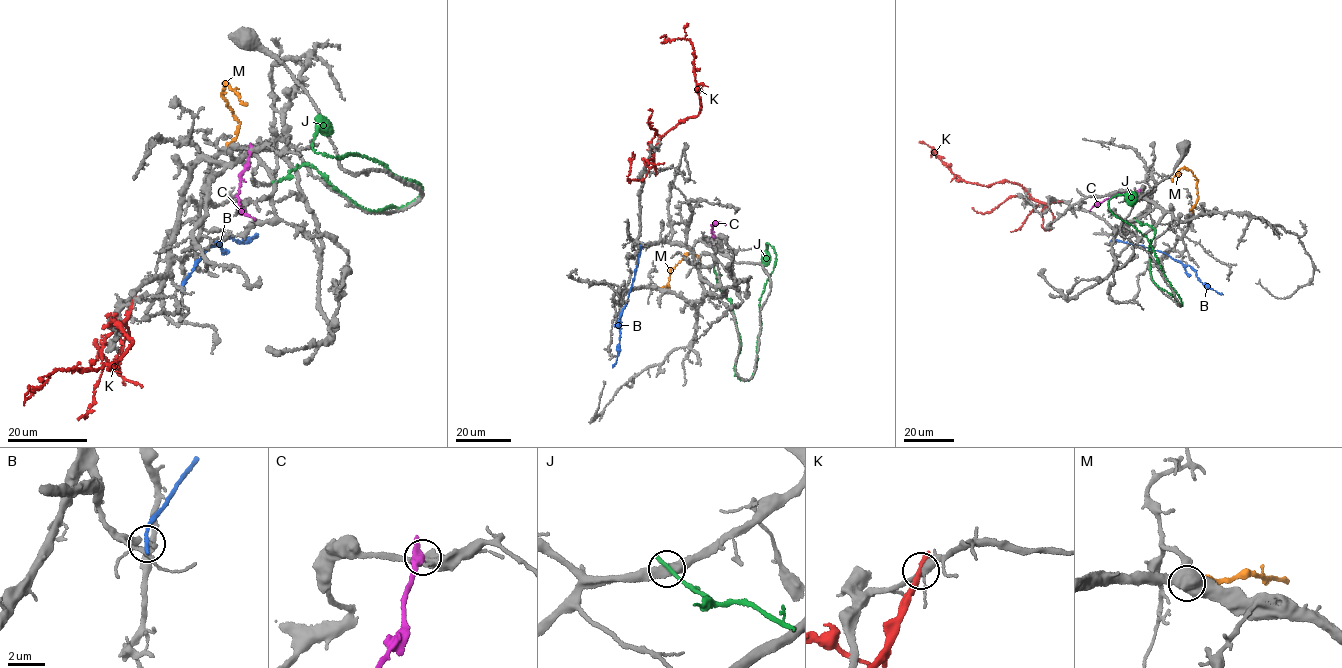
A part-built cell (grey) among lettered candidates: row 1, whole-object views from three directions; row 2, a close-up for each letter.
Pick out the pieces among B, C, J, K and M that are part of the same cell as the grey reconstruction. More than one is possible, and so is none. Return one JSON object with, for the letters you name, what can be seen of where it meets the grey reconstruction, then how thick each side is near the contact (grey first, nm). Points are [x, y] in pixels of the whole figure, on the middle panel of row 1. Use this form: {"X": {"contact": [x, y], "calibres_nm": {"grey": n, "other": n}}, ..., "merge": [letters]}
{"merge": []}

